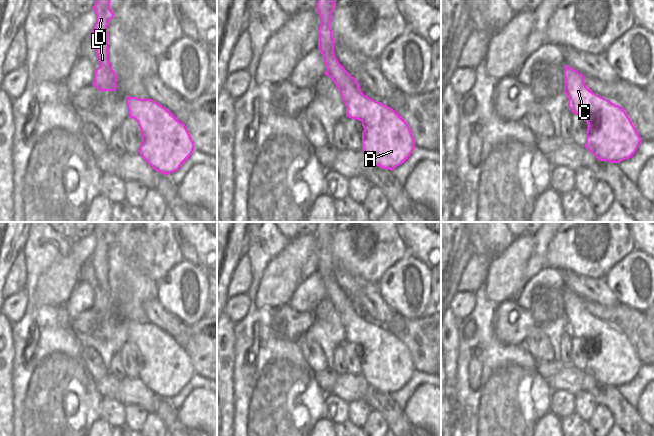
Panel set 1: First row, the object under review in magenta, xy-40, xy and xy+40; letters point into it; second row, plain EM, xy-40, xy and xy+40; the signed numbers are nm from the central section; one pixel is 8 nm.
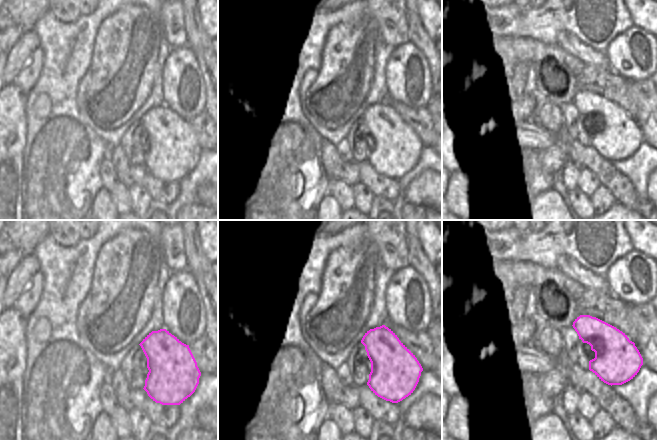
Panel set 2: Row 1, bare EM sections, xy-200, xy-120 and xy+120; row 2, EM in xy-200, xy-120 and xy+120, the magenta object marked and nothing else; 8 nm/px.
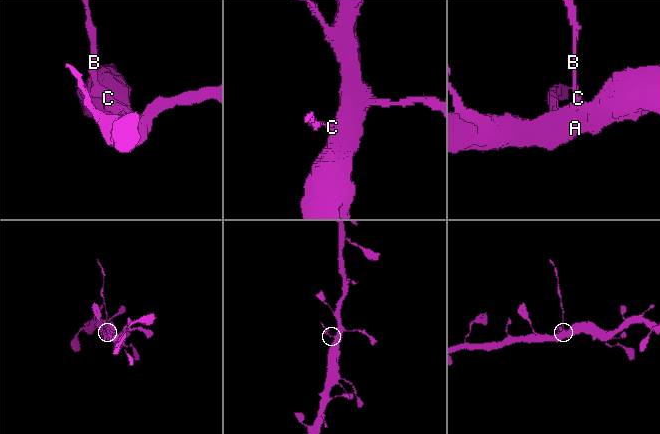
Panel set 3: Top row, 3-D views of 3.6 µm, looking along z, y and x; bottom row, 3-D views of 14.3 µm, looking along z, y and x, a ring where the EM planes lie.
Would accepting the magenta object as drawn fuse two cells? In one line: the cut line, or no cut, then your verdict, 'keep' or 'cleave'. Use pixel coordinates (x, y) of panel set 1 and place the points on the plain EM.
cut xy+40 (567, 291), (569, 305), (564, 307); cleave

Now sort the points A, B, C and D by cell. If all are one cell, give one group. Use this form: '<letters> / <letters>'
A C / B D

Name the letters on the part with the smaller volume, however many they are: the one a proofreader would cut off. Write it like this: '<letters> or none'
B, D

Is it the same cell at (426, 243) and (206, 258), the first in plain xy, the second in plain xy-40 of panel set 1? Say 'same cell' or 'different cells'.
same cell

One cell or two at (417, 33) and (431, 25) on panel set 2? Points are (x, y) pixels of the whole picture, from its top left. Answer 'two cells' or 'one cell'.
two cells

